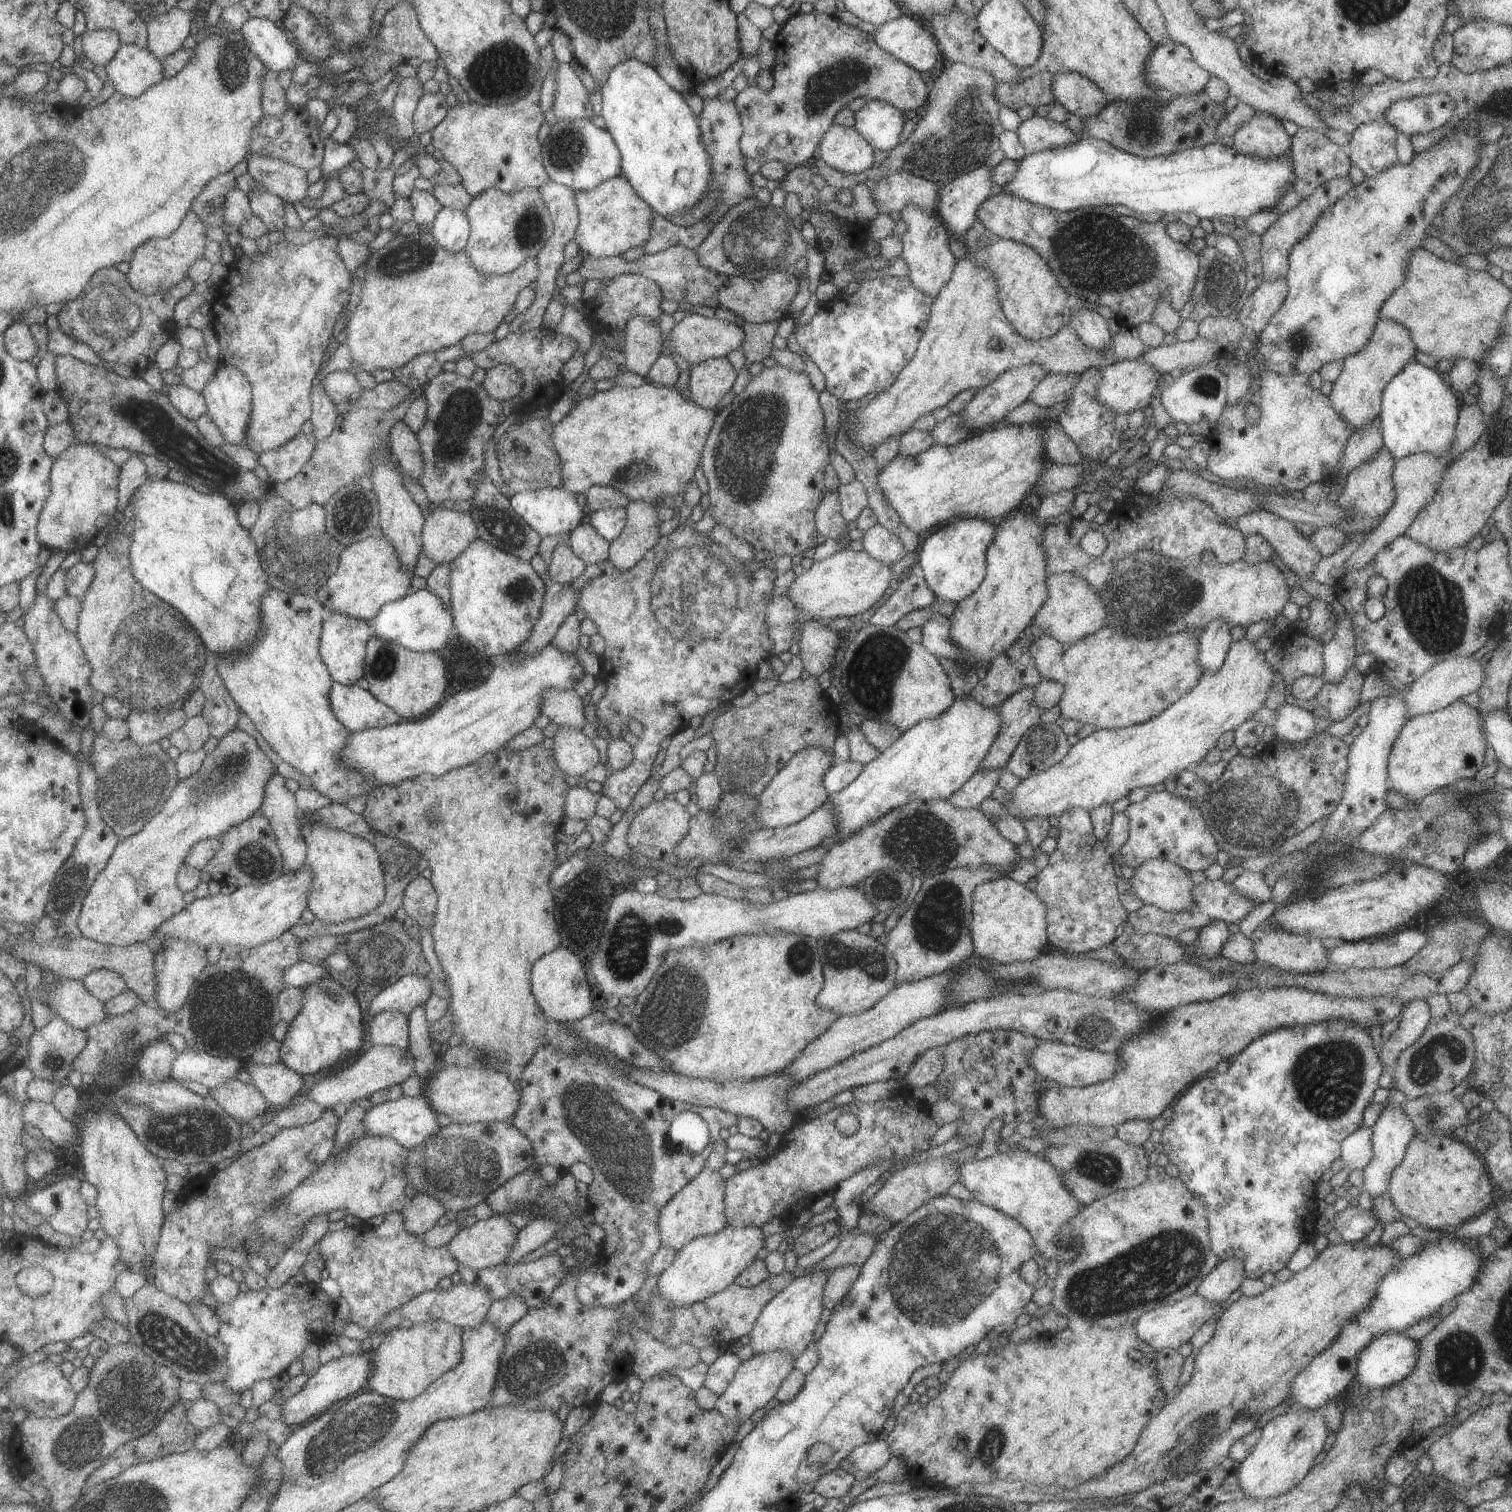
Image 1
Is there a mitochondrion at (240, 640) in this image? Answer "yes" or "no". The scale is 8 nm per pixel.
no

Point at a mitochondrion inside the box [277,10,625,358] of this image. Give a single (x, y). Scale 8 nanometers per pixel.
(504, 65)

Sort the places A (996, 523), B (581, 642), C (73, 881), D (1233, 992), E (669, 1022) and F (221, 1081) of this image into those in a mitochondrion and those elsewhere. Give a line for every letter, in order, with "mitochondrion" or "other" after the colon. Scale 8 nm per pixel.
A: other
B: other
C: mitochondrion
D: other
E: mitochondrion
F: other

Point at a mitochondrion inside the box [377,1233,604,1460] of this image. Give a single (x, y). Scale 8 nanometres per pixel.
(535, 1368)

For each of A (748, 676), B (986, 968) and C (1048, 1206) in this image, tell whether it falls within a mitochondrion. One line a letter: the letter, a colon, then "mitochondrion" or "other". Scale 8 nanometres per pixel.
A: other
B: other
C: other

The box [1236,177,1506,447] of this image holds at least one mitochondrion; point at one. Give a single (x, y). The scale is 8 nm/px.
(1302, 340)

